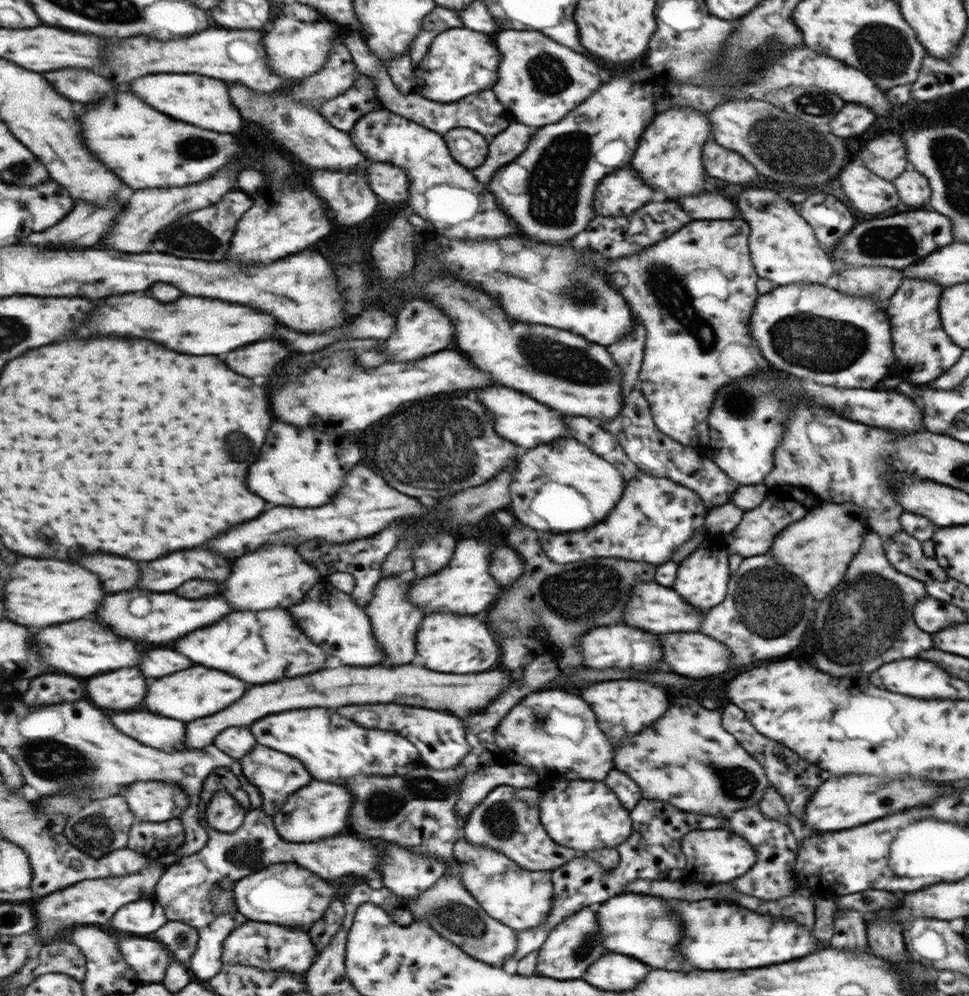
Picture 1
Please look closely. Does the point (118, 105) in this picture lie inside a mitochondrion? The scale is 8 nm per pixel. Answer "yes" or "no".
no

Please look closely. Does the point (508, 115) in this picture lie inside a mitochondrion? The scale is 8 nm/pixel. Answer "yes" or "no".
no

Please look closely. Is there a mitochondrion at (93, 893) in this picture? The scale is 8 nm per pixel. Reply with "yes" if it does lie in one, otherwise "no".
no

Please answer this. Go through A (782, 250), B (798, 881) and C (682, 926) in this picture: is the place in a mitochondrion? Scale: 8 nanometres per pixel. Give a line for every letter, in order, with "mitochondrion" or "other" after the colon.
A: other
B: other
C: other

